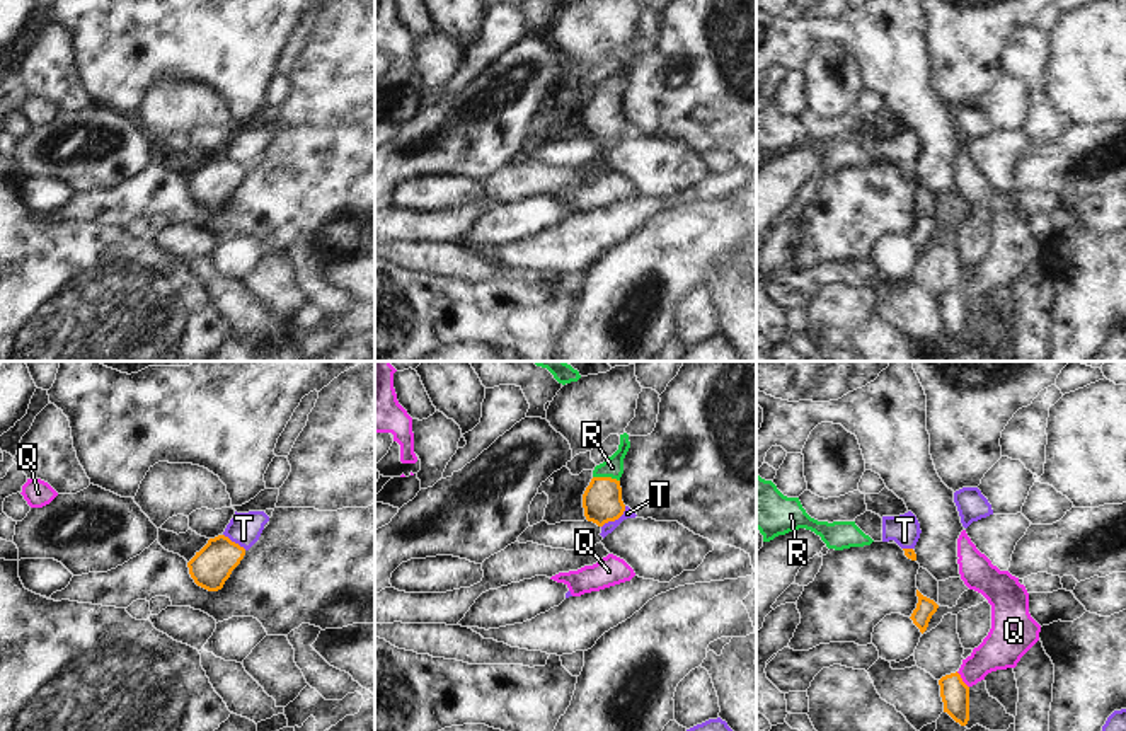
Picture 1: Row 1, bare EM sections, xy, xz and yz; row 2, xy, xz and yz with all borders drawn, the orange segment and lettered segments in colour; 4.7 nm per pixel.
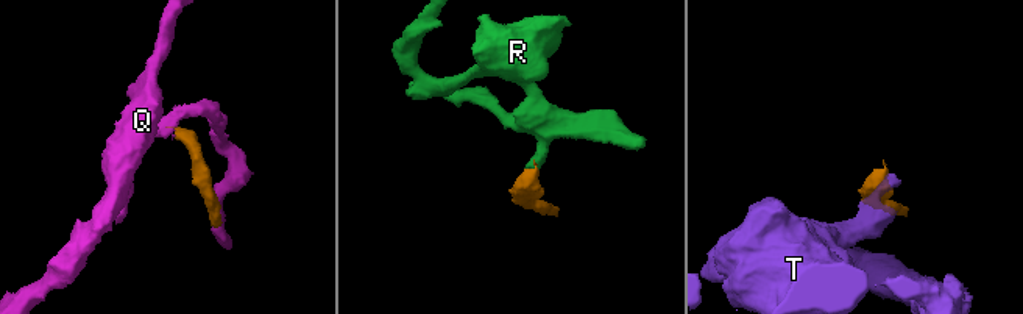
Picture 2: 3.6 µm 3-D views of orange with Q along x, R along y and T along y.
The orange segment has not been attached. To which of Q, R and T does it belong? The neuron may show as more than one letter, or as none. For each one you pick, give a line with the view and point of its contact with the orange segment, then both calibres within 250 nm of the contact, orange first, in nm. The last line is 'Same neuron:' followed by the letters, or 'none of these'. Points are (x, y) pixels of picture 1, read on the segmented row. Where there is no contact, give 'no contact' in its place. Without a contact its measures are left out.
R: contact xz (607, 477); calibres 190 and 100 nm
Same neuron: R

